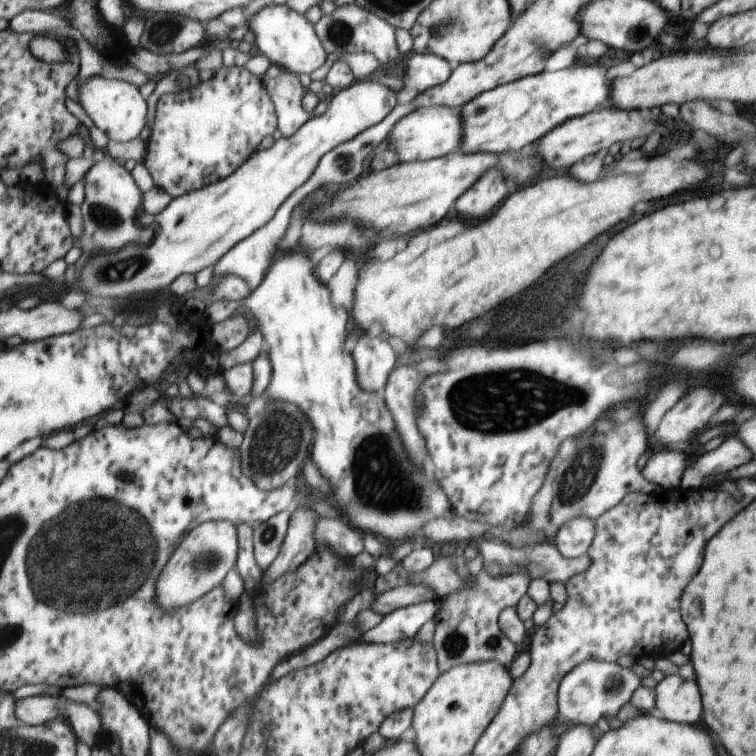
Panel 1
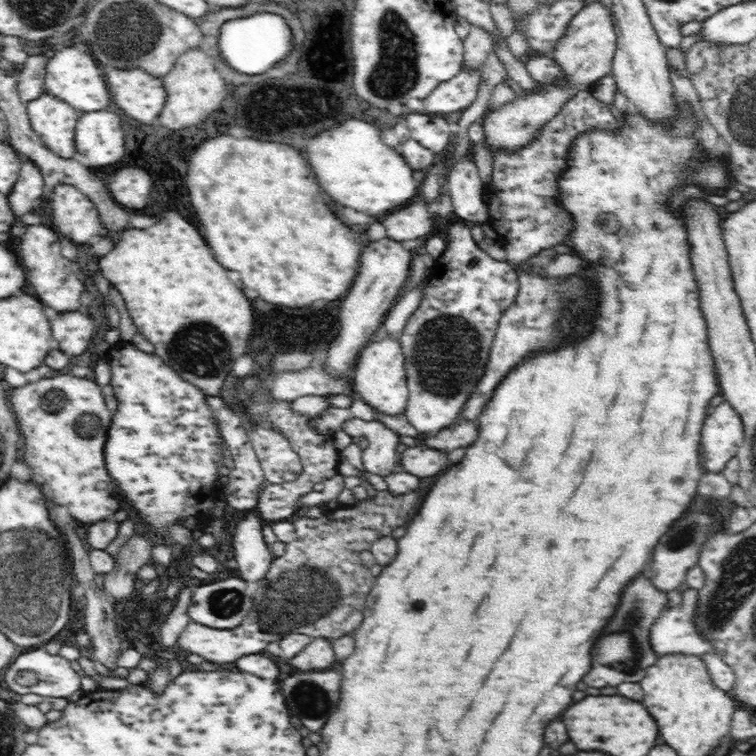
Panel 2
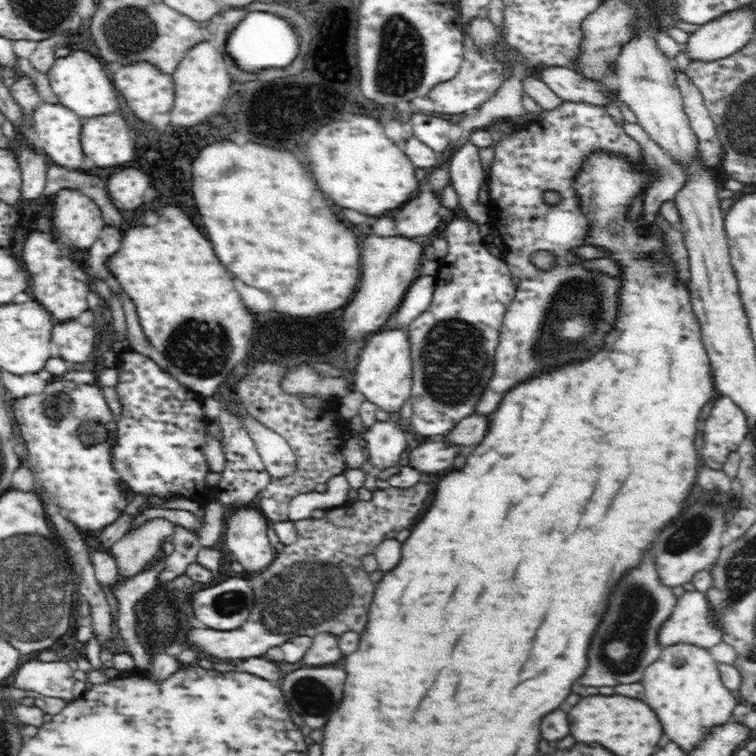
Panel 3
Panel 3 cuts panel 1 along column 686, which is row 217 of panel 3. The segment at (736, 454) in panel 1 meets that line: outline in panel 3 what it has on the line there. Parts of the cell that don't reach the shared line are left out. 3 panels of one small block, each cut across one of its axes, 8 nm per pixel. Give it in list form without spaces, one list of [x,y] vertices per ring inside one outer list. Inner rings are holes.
[[[470,142],[464,144],[451,156],[449,169],[449,184],[457,195],[460,210],[476,223],[487,223],[488,207],[478,198],[480,189],[485,183],[478,147]]]

